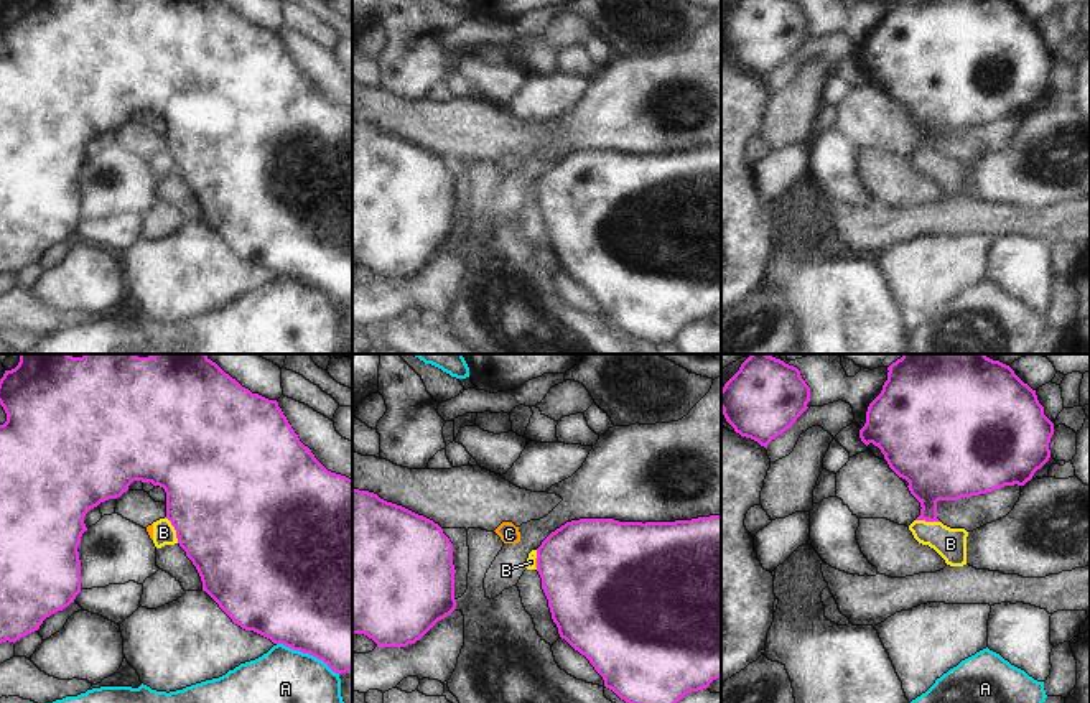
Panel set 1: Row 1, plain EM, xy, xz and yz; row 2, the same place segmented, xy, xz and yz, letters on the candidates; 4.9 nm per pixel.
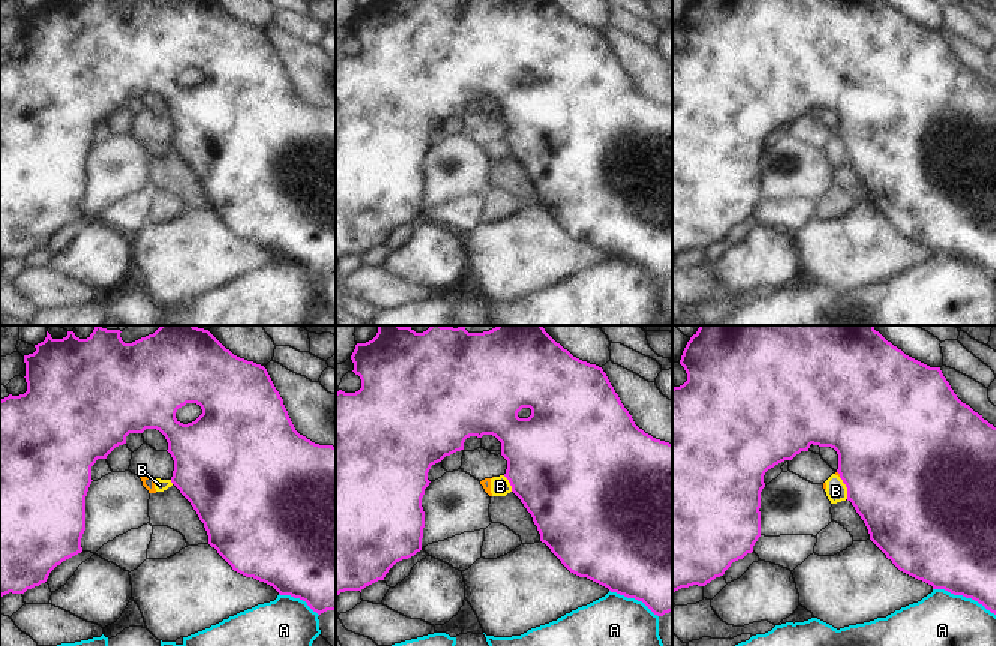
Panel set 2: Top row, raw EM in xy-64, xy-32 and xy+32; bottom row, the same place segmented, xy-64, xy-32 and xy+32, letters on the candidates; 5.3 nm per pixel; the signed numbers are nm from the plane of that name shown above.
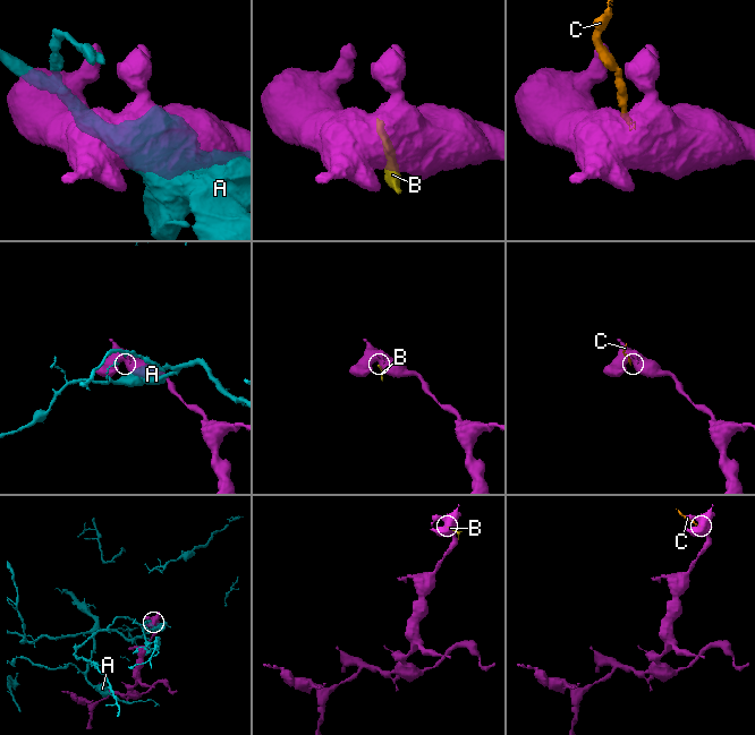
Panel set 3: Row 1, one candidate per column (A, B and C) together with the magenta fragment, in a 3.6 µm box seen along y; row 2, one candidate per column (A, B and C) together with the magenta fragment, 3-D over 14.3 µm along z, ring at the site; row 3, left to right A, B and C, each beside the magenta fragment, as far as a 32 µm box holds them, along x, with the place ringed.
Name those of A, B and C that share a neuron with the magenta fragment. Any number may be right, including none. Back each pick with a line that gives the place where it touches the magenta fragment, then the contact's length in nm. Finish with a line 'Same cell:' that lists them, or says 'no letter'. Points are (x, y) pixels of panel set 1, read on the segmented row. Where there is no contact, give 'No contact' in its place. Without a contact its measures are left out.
Same cell: no letter

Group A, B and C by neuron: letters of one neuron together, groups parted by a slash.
A / B C

